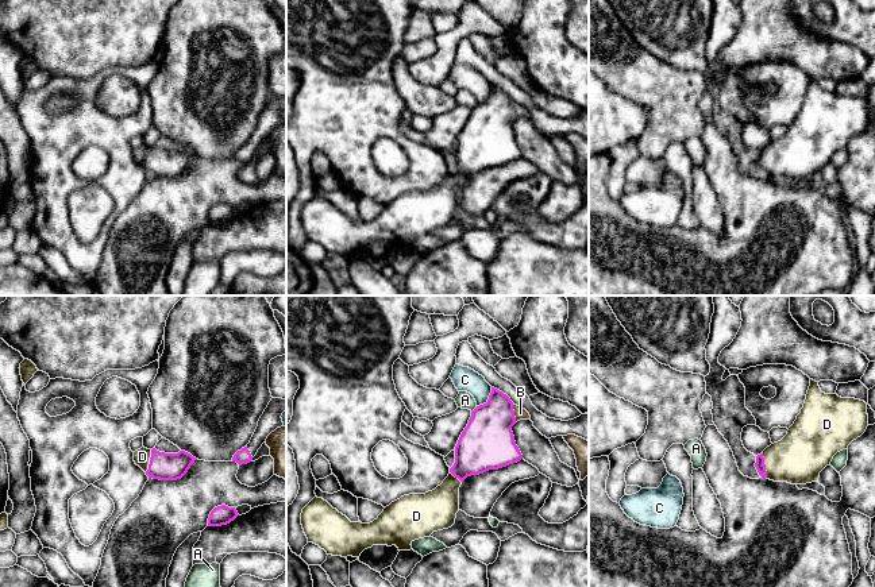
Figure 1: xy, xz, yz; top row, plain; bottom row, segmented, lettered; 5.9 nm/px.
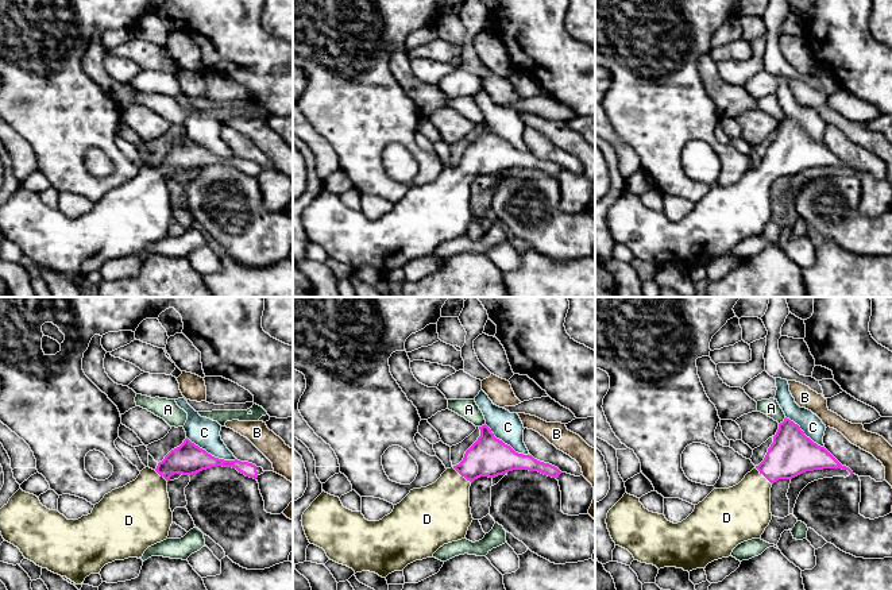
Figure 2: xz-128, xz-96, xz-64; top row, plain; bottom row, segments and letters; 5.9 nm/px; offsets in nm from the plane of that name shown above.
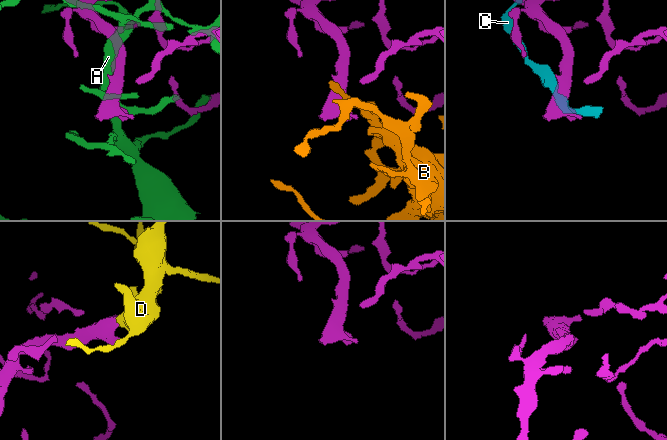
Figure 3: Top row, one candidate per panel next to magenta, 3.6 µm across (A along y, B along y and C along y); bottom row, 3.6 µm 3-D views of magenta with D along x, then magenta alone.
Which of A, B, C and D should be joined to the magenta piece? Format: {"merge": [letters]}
{"merge": ["D"]}

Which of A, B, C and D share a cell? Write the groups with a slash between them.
A / B / C / D

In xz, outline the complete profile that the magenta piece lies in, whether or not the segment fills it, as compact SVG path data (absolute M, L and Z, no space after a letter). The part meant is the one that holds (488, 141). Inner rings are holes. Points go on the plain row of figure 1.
M492 85L487 100L471 109L469 121L455 144L455 161L440 184L425 192L401 194L386 204L370 221L351 220L327 198L315 194L301 211L301 223L308 240L319 243L327 252L359 256L361 251L373 243L396 243L398 248L410 248L415 237L451 225L459 209L459 185L467 174L498 167L523 157L512 130L514 121L513 100L506 92Z

